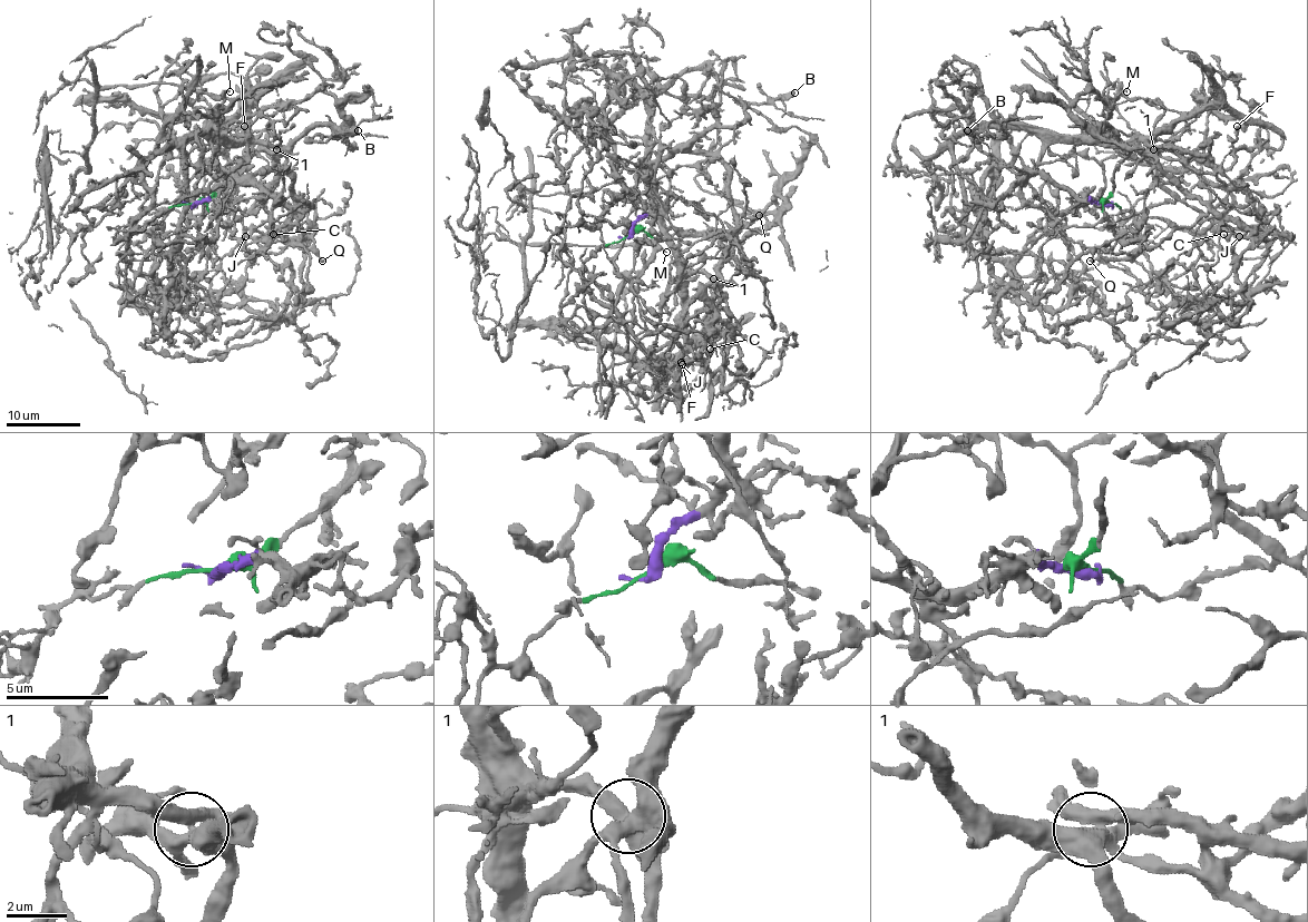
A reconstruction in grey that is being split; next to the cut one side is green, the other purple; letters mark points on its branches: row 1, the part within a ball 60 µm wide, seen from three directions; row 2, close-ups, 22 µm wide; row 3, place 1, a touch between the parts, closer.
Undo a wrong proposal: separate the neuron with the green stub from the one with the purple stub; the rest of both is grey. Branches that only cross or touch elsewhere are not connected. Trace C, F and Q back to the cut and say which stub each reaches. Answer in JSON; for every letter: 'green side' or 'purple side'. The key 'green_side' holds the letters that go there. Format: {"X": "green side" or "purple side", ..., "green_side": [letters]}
{"C": "green side", "F": "green side", "Q": "green side", "green_side": ["C", "F", "Q"]}

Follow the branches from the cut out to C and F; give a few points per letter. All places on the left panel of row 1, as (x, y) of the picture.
C: (193, 204), (148, 213), (245, 118), (326, 90), (347, 116), (284, 151), (273, 193), (290, 218), (273, 233)
F: (193, 204), (148, 213), (245, 118), (319, 90), (347, 116), (234, 168), (224, 146), (245, 126)

